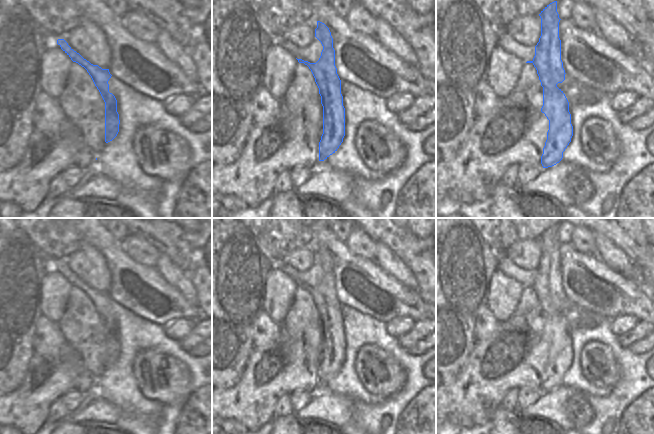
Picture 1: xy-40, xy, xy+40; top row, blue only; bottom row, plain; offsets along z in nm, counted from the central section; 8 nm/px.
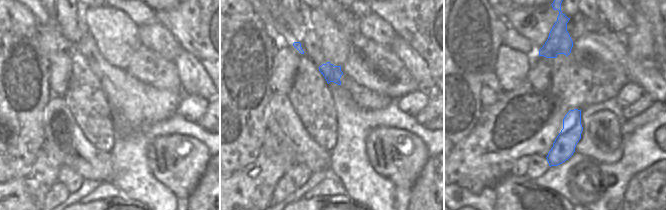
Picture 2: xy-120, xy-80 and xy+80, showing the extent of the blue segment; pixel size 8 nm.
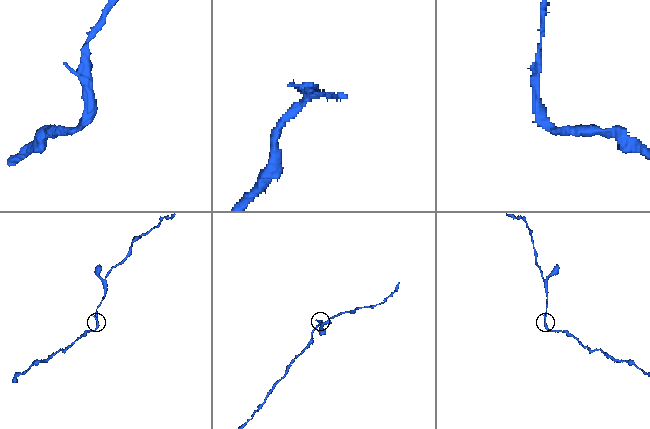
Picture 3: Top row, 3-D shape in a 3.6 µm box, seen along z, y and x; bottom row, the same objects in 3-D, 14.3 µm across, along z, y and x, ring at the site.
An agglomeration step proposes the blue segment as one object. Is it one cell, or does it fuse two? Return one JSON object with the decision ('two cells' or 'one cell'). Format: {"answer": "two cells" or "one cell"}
{"answer": "one cell"}

